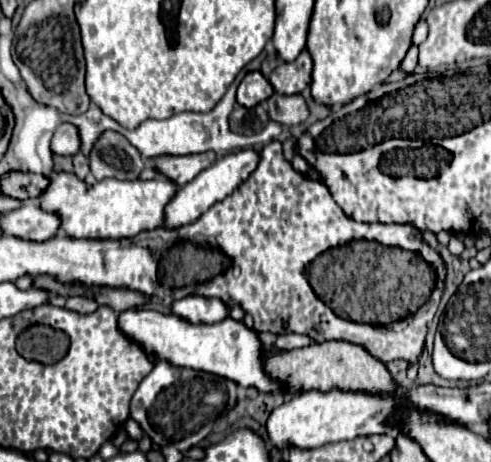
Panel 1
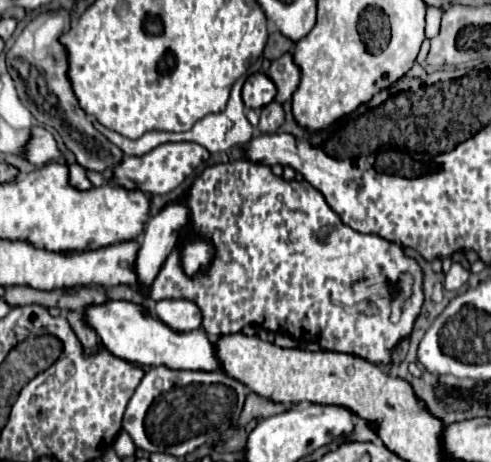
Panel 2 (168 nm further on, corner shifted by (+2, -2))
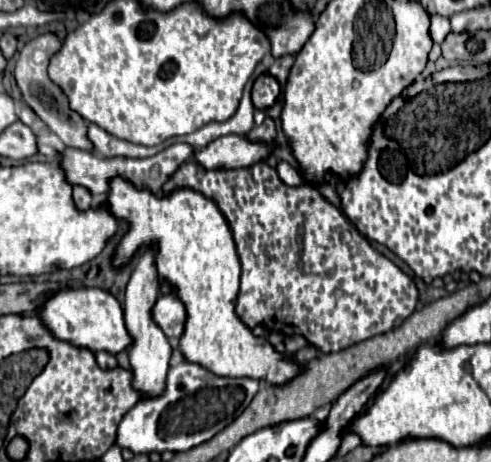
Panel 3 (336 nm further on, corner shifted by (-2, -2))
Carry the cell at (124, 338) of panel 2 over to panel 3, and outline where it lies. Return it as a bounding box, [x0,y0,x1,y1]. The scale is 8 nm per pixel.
[41,286,133,354]

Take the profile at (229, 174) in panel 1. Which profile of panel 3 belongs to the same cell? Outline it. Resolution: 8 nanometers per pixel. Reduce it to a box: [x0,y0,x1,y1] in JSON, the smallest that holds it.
[125,246,173,396]

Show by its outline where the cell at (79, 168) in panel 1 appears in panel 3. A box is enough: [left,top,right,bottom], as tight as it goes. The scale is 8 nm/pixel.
[73,184,91,210]

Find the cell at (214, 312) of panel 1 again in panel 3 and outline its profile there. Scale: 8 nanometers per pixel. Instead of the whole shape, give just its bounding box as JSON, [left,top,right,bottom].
[153,294,187,346]

